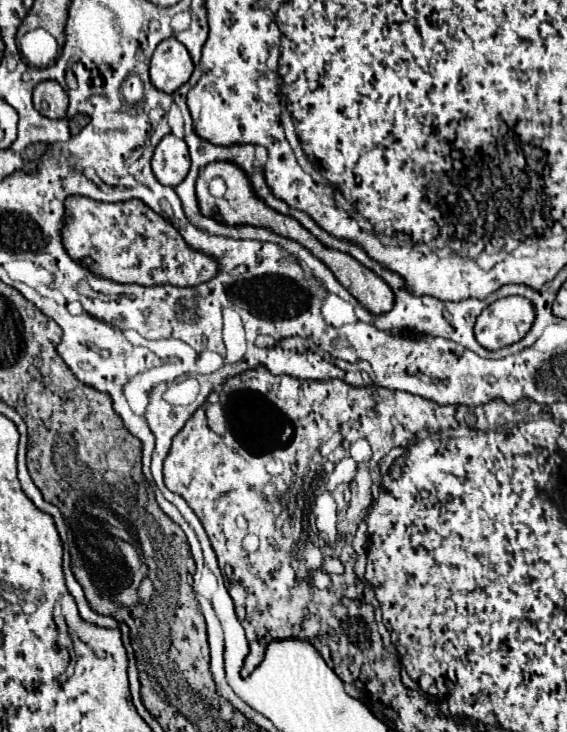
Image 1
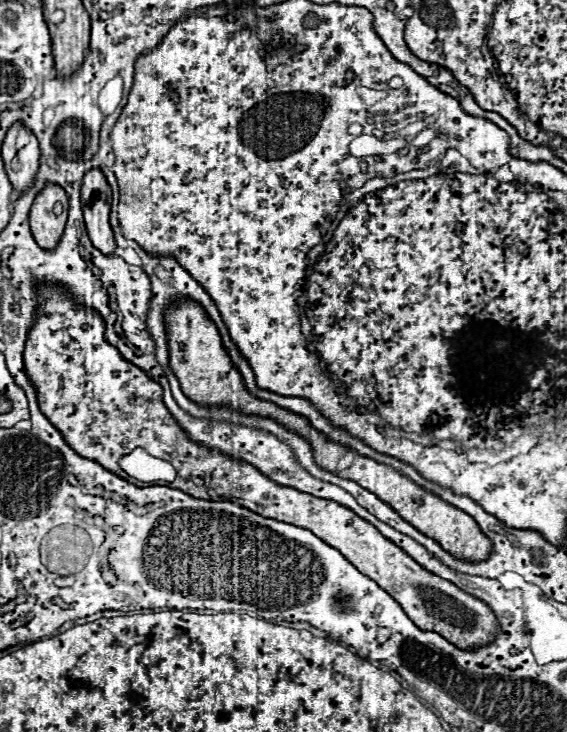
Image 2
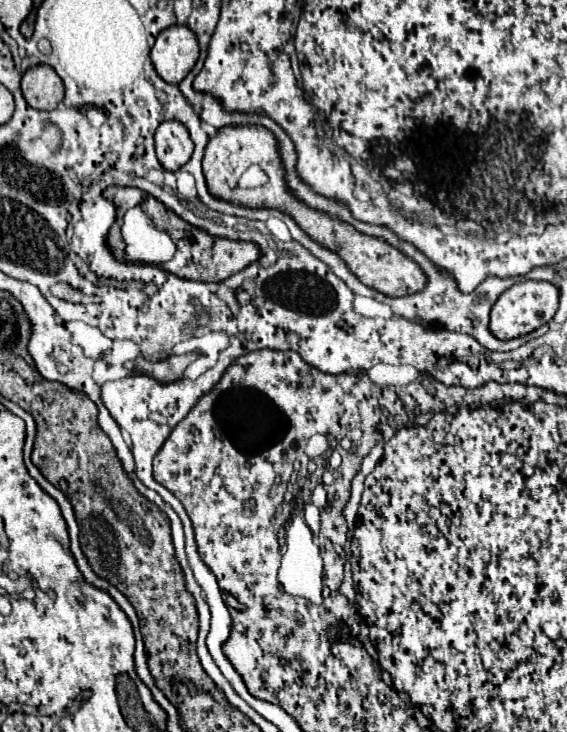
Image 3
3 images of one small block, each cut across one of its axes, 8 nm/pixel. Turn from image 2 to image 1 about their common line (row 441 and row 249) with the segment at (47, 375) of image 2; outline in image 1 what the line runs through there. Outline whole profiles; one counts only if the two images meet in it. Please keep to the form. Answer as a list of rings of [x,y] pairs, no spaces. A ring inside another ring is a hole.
[[[84,196],[66,198],[62,244],[68,256],[88,266],[94,276],[120,284],[198,286],[218,272],[218,264],[210,256],[188,248],[180,232],[142,202],[136,210],[122,214],[122,202],[106,204]]]

